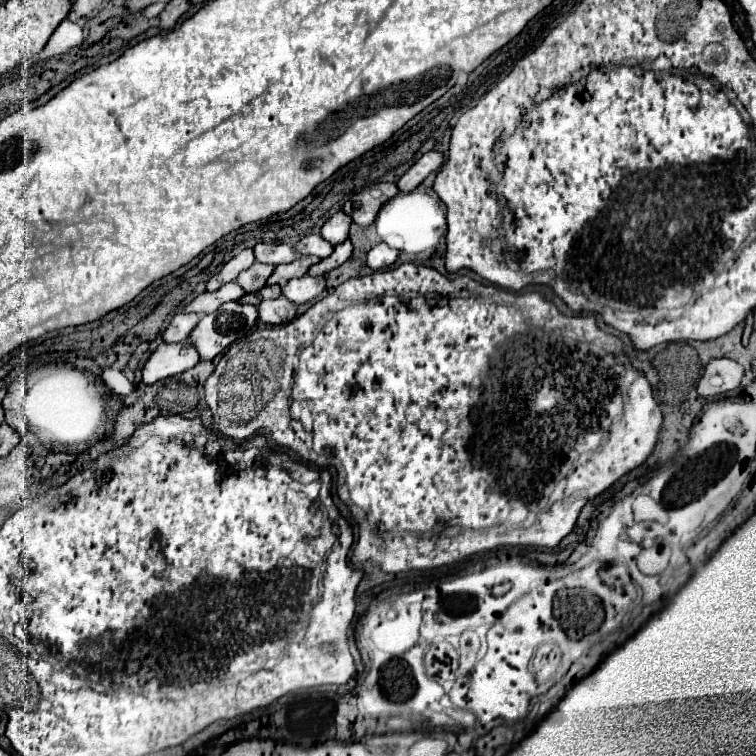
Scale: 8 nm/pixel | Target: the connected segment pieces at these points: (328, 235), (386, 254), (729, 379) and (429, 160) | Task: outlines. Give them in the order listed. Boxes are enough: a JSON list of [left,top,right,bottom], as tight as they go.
[[320,211,352,245],[366,243,398,271],[698,359,744,397],[396,151,442,193]]

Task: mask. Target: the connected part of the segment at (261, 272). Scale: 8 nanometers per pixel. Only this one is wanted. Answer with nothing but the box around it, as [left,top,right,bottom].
[236,263,274,293]

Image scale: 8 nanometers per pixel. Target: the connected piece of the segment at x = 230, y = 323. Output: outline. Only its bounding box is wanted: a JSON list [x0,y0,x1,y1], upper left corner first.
[188,301,258,359]

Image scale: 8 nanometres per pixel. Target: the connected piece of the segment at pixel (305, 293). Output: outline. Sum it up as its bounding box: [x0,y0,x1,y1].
[282,275,326,305]

